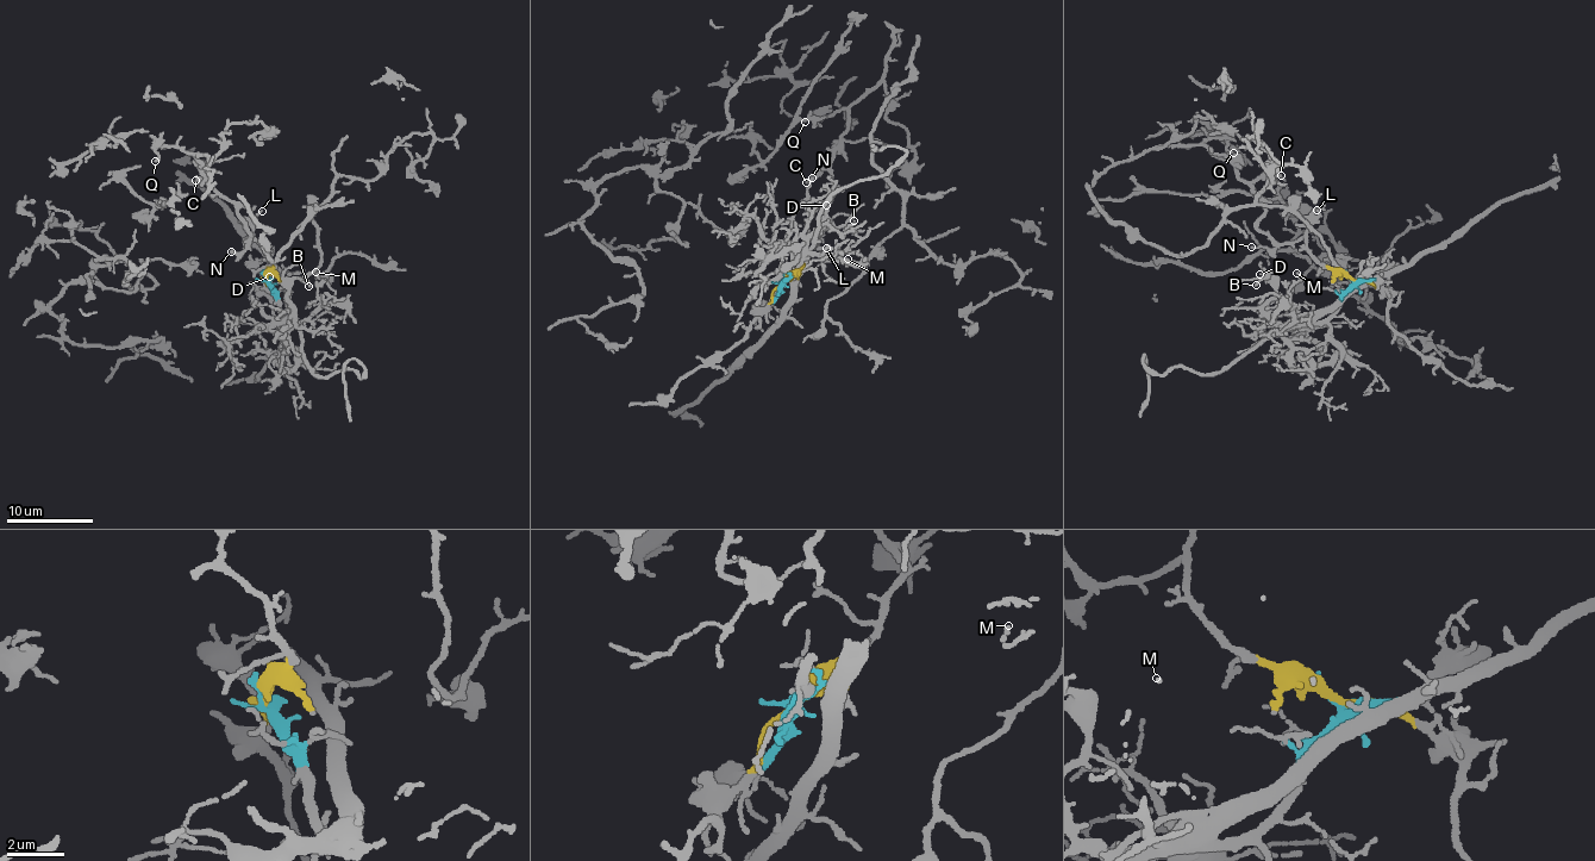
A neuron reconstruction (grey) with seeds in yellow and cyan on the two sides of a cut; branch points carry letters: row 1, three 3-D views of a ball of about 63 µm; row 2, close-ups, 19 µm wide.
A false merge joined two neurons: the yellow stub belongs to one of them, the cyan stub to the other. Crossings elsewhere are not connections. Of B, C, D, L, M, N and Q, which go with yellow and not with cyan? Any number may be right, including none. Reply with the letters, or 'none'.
C, L, N, Q

